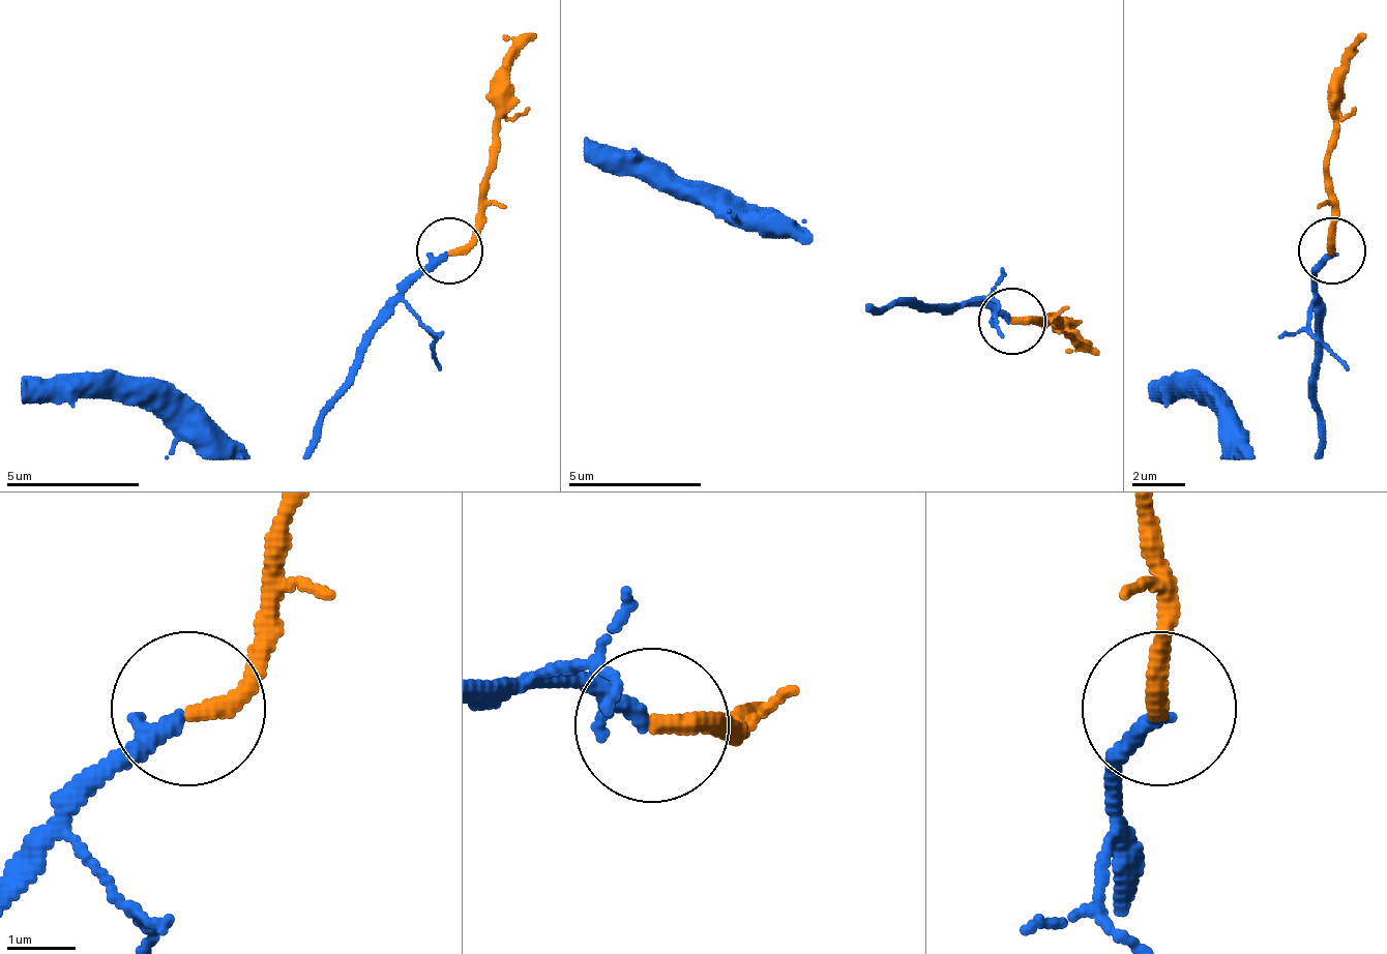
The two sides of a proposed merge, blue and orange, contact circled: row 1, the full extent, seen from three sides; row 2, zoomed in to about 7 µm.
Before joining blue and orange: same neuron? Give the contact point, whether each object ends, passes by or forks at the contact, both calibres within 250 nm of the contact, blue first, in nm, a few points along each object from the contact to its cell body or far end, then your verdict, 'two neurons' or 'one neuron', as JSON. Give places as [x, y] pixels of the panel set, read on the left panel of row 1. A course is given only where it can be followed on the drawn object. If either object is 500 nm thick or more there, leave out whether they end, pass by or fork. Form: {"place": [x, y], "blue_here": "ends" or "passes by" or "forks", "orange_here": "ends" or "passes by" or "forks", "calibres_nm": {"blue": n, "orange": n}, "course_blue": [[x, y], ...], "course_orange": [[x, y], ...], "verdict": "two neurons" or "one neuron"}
{"place": [449, 250], "blue_here": "ends", "orange_here": "ends", "calibres_nm": {"blue": 260, "orange": 280}, "course_blue": [[444, 249], [371, 335], [304, 455], [252, 455], [198, 449], [151, 409], [91, 395], [38, 395], [25, 382]], "course_orange": [[451, 249], [477, 222], [498, 76], [537, 36]], "verdict": "one neuron"}

